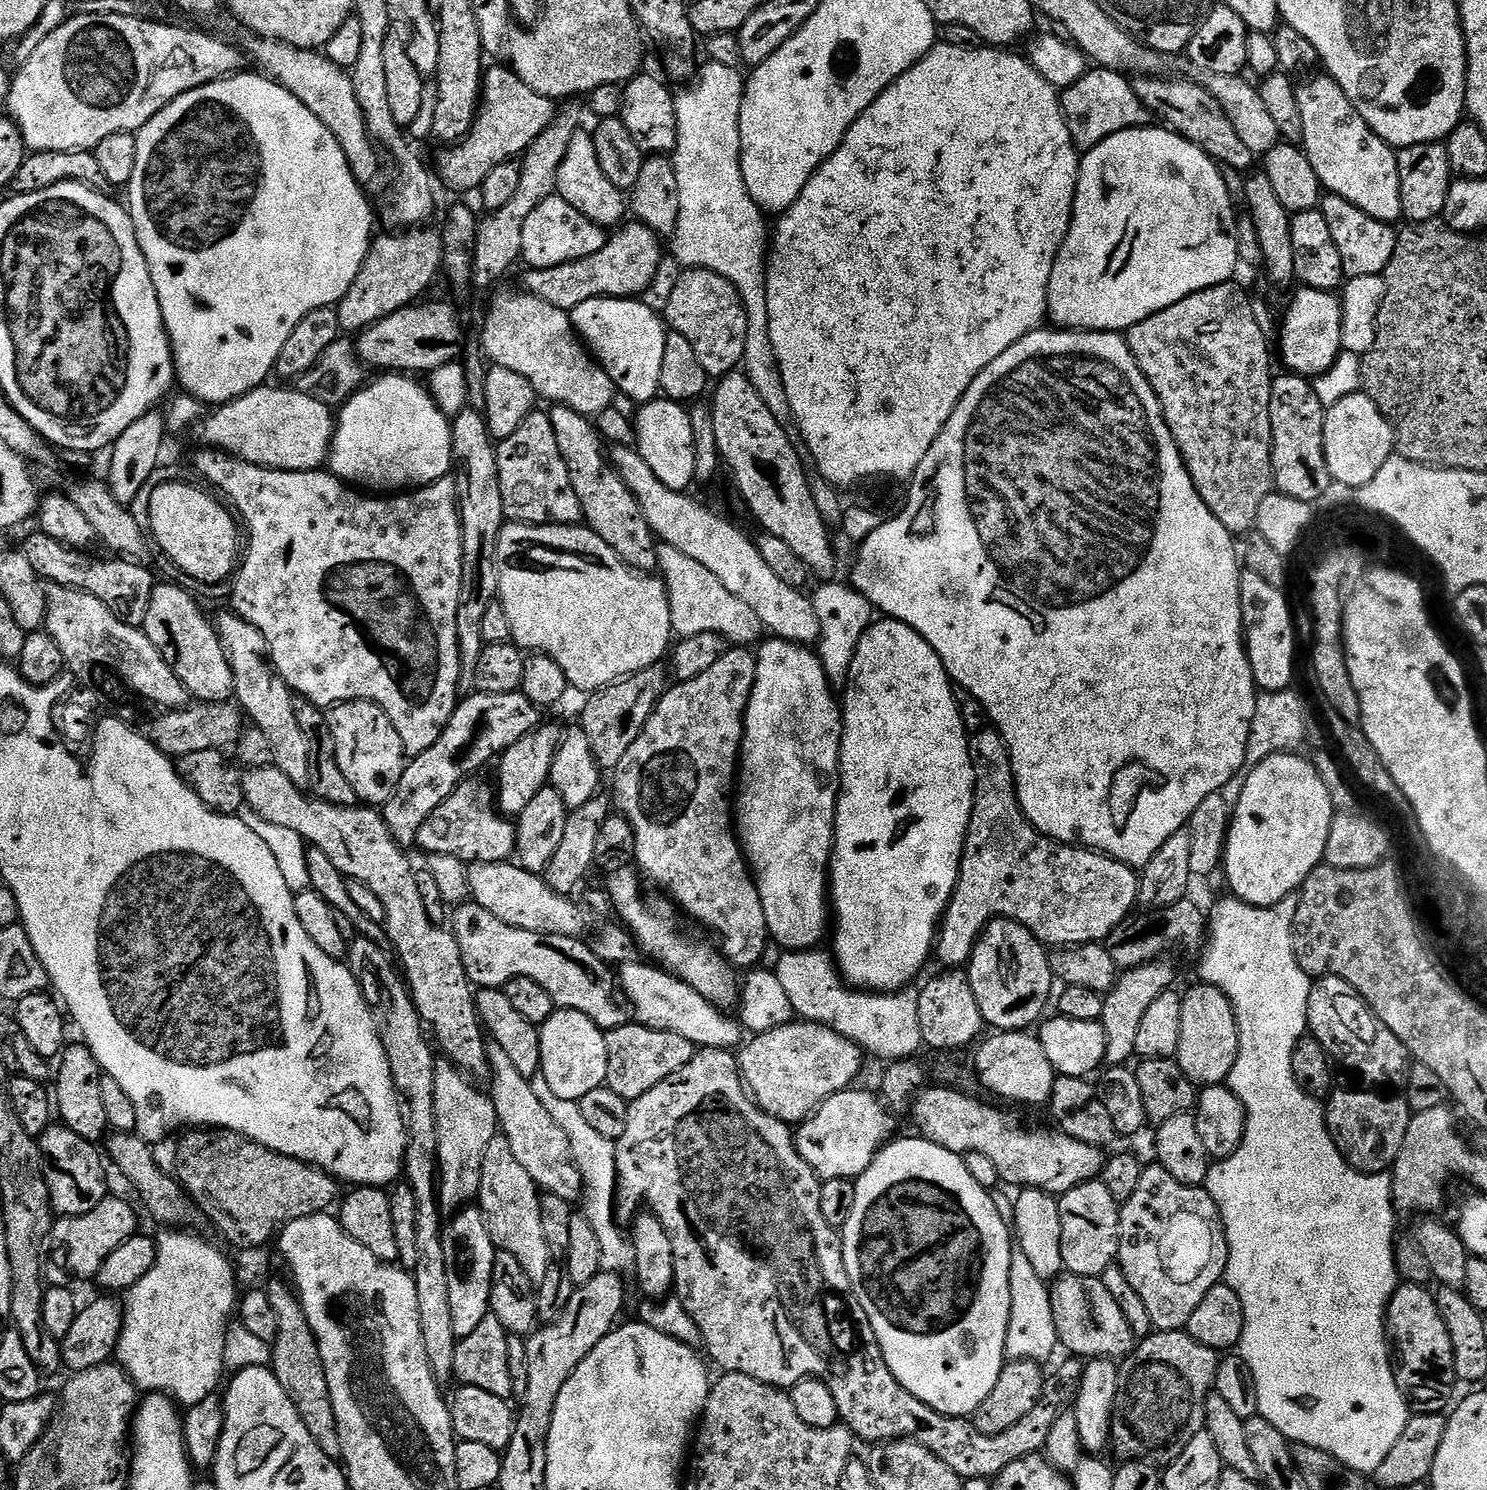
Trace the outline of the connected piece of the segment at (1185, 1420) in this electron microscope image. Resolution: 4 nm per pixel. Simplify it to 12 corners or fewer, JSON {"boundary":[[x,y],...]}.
{"boundary":[[1153,1331],[1119,1365],[1111,1451],[1174,1463],[1221,1357]]}

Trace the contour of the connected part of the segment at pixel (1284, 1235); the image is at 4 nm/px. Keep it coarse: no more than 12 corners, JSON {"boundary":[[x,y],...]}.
{"boundary":[[1295,897],[1218,901],[1199,979],[1248,1116],[1206,1189],[1259,1415],[1372,1474],[1392,1177],[1294,1082]]}

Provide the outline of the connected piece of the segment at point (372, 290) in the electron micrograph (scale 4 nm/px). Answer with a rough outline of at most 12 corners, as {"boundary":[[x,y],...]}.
{"boundary":[[441,229],[377,235],[335,305],[359,334],[442,272]]}

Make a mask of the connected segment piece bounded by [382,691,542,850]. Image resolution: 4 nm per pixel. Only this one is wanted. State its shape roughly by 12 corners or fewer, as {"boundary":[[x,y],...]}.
{"boundary":[[524,693],[459,701],[382,806],[394,842],[542,723]]}

